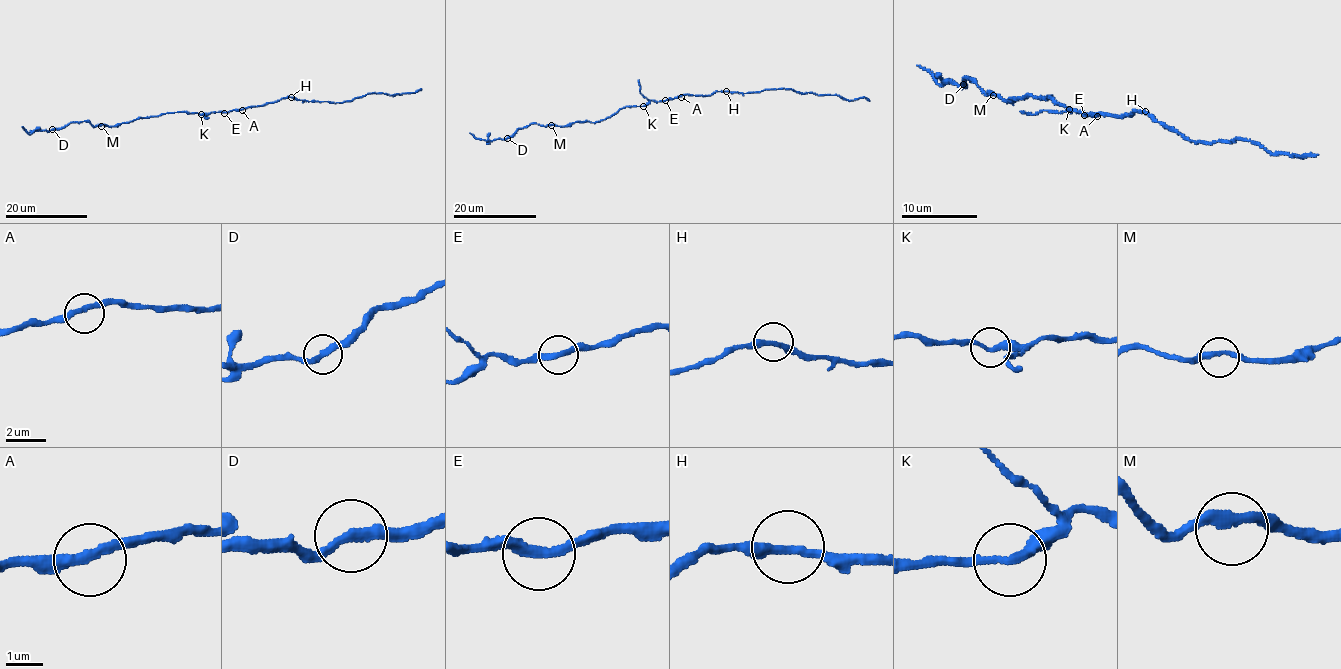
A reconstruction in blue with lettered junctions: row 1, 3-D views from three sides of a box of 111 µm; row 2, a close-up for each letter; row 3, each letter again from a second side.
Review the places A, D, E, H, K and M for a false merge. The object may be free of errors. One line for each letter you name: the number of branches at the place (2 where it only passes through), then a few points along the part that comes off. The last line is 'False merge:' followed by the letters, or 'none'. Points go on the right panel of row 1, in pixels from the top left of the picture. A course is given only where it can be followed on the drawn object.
False merge: none

